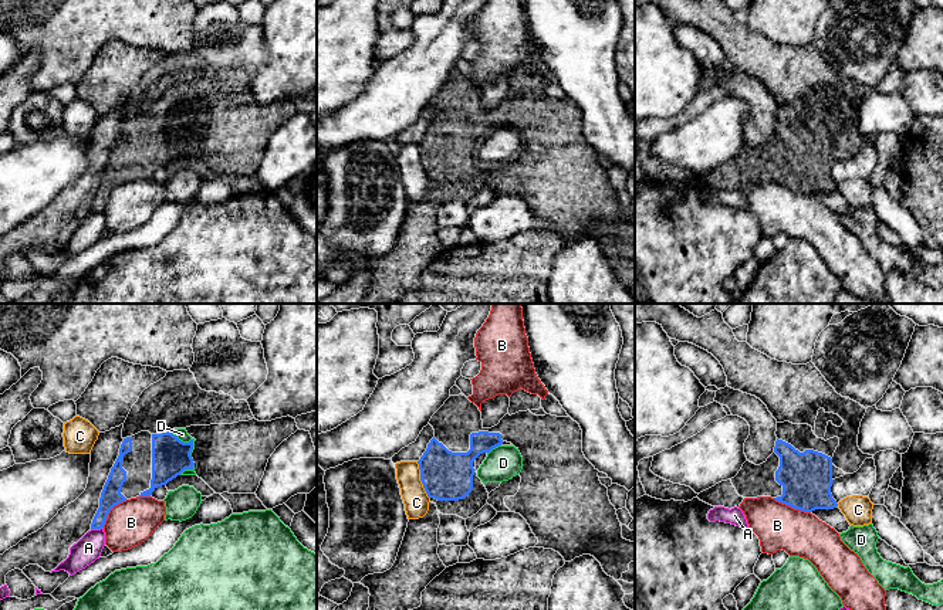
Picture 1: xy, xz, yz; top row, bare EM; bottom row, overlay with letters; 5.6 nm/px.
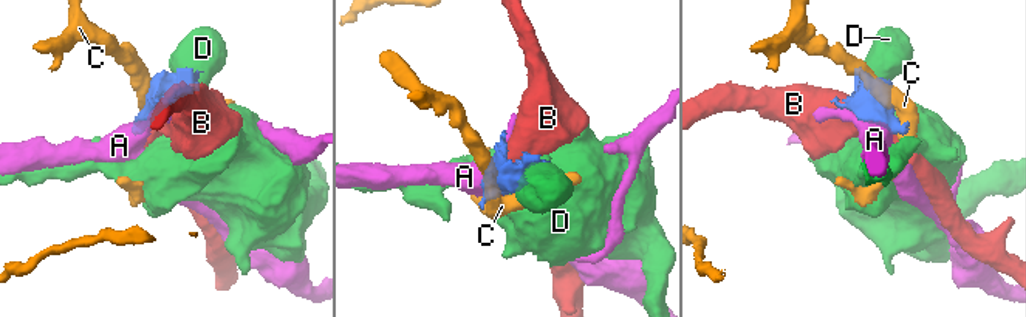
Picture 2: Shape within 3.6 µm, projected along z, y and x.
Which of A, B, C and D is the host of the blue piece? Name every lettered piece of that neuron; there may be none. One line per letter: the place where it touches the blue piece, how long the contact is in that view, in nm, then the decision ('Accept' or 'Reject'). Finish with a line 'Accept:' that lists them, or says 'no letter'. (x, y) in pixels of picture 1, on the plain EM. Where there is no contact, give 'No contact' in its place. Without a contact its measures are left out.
A: Touches blue at xy (97, 210). Shared border 70 nm. Reject
B: Touches blue at yz (791, 189). Shared border 240 nm. Reject
C: Touches blue at xz (421, 162). Shared border 220 nm. Reject
D: Touches blue at xy (189, 124). Shared border 190 nm. Reject
Accept: no letter

